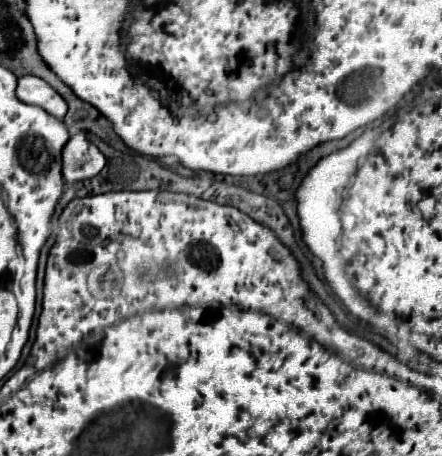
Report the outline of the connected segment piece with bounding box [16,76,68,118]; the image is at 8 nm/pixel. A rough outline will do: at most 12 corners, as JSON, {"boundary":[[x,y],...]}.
{"boundary":[[38,76],[18,78],[16,96],[64,118],[66,102]]}

